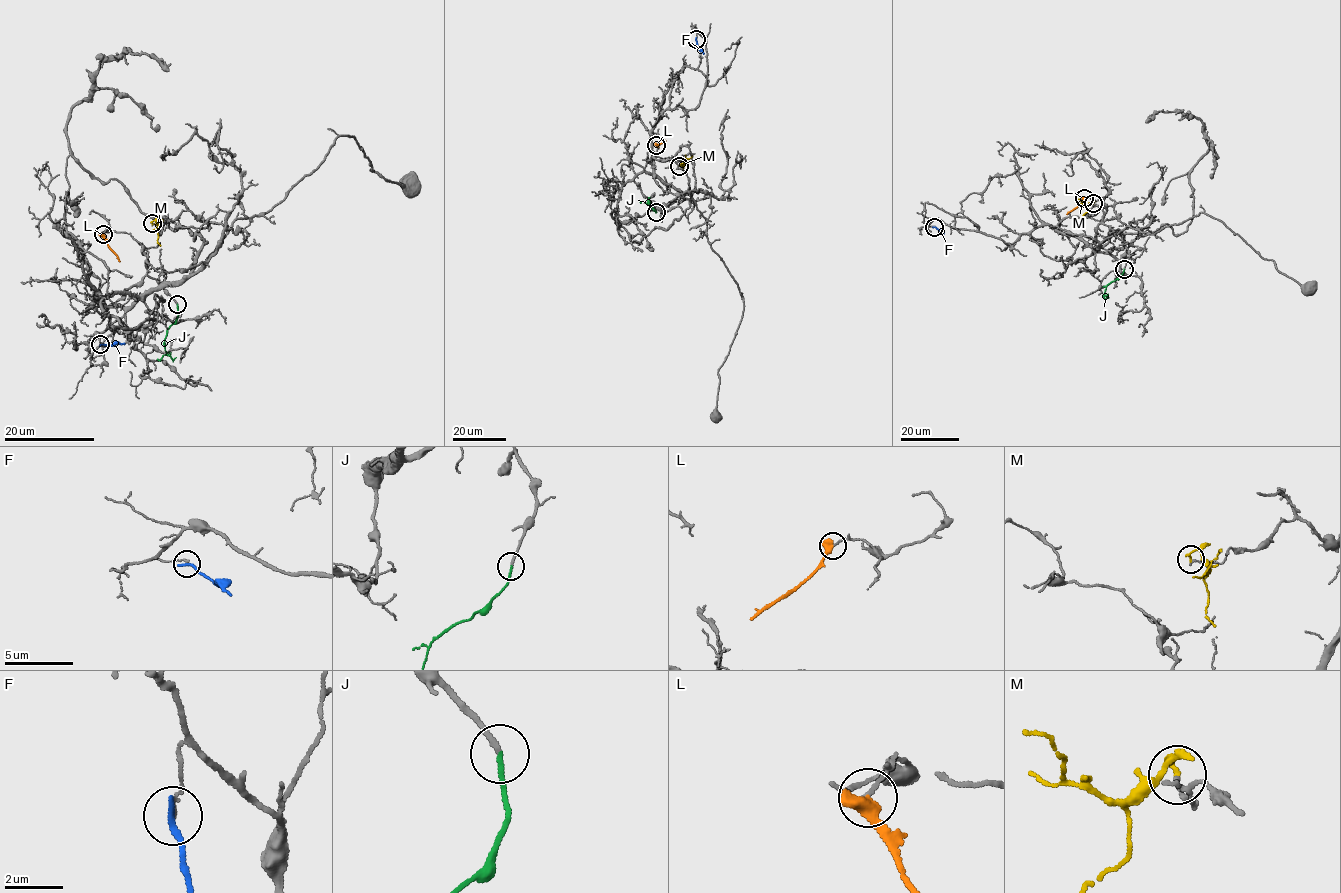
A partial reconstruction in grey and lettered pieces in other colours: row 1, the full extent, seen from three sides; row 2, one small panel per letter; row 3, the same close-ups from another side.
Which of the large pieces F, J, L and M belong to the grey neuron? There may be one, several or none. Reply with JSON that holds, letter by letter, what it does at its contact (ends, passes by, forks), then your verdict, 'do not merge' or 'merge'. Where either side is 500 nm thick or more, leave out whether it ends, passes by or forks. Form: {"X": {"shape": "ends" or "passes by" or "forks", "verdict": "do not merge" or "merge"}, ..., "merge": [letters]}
{"F": {"shape": "ends", "verdict": "do not merge"}, "J": {"shape": "ends", "verdict": "merge"}, "L": {"verdict": "do not merge"}, "M": {"shape": "ends", "verdict": "do not merge"}, "merge": ["J"]}

